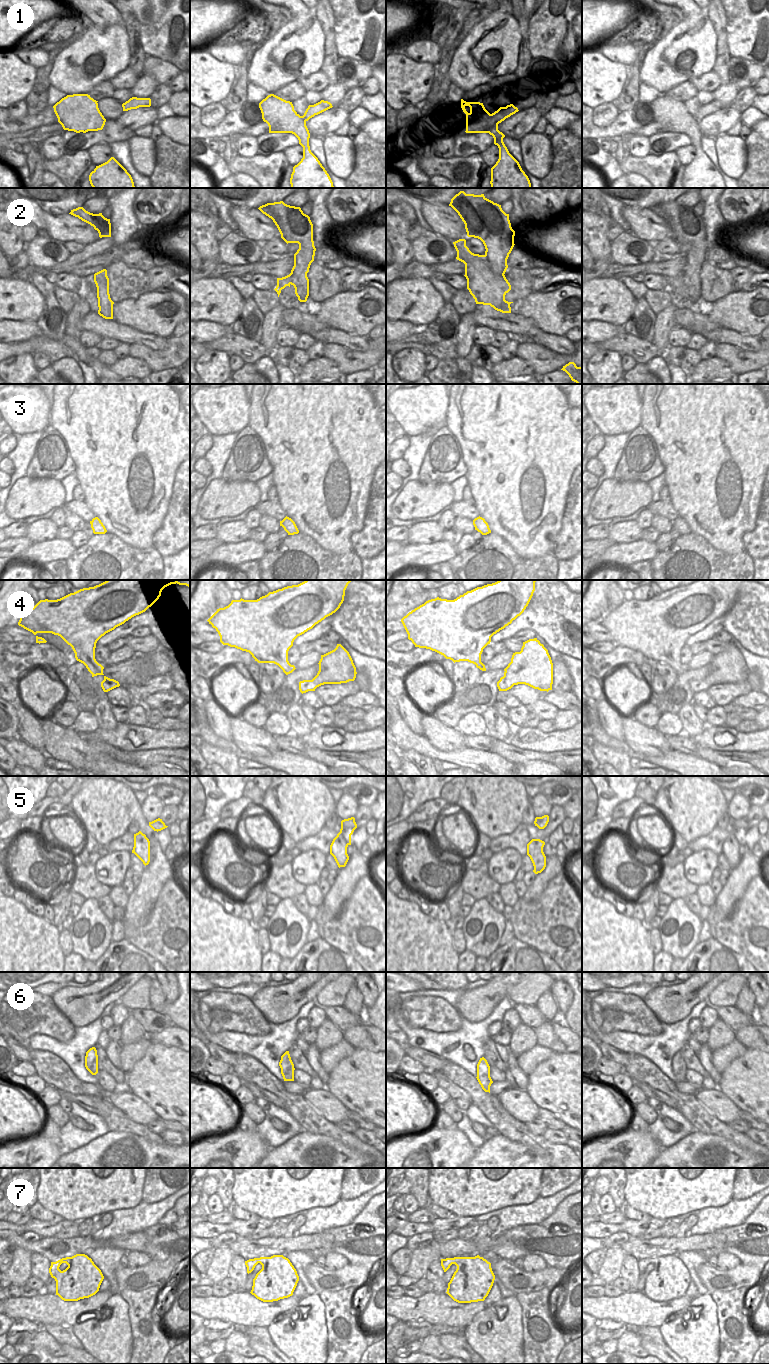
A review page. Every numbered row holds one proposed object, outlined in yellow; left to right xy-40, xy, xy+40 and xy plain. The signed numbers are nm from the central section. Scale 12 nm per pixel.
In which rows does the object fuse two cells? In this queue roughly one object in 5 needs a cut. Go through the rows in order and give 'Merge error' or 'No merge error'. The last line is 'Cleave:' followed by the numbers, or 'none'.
1: Merge error
2: Merge error
3: No merge error
4: No merge error
5: Merge error
6: No merge error
7: No merge error
Cleave: 1, 2, 5.

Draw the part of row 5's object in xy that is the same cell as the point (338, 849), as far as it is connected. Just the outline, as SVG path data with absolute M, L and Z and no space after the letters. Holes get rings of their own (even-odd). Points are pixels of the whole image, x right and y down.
M339 832L330 845L330 854L334 857L339 868L345 867L349 860L347 847L346 838Z

